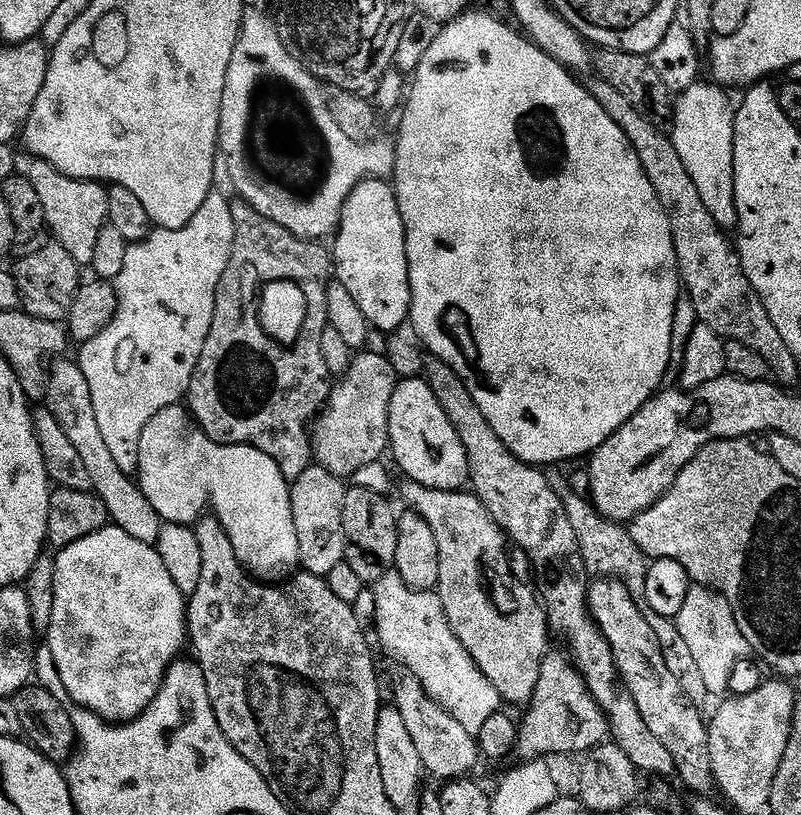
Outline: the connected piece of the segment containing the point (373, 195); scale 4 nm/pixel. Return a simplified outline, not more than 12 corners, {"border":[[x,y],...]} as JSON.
{"border":[[363,180],[335,233],[334,276],[369,325],[412,310],[395,187]]}

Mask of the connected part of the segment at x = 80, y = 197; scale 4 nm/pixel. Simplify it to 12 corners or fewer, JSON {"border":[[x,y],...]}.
{"border":[[33,159],[49,233],[81,266],[108,224],[108,188]]}

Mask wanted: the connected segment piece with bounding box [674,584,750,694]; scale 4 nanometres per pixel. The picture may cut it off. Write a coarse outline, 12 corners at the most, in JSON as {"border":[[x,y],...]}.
{"border":[[692,584],[674,621],[709,693],[727,693],[748,643],[721,592]]}

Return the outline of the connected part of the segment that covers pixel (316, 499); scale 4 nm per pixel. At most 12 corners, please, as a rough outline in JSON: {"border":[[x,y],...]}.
{"border":[[313,466],[291,481],[300,568],[345,563],[348,488]]}

